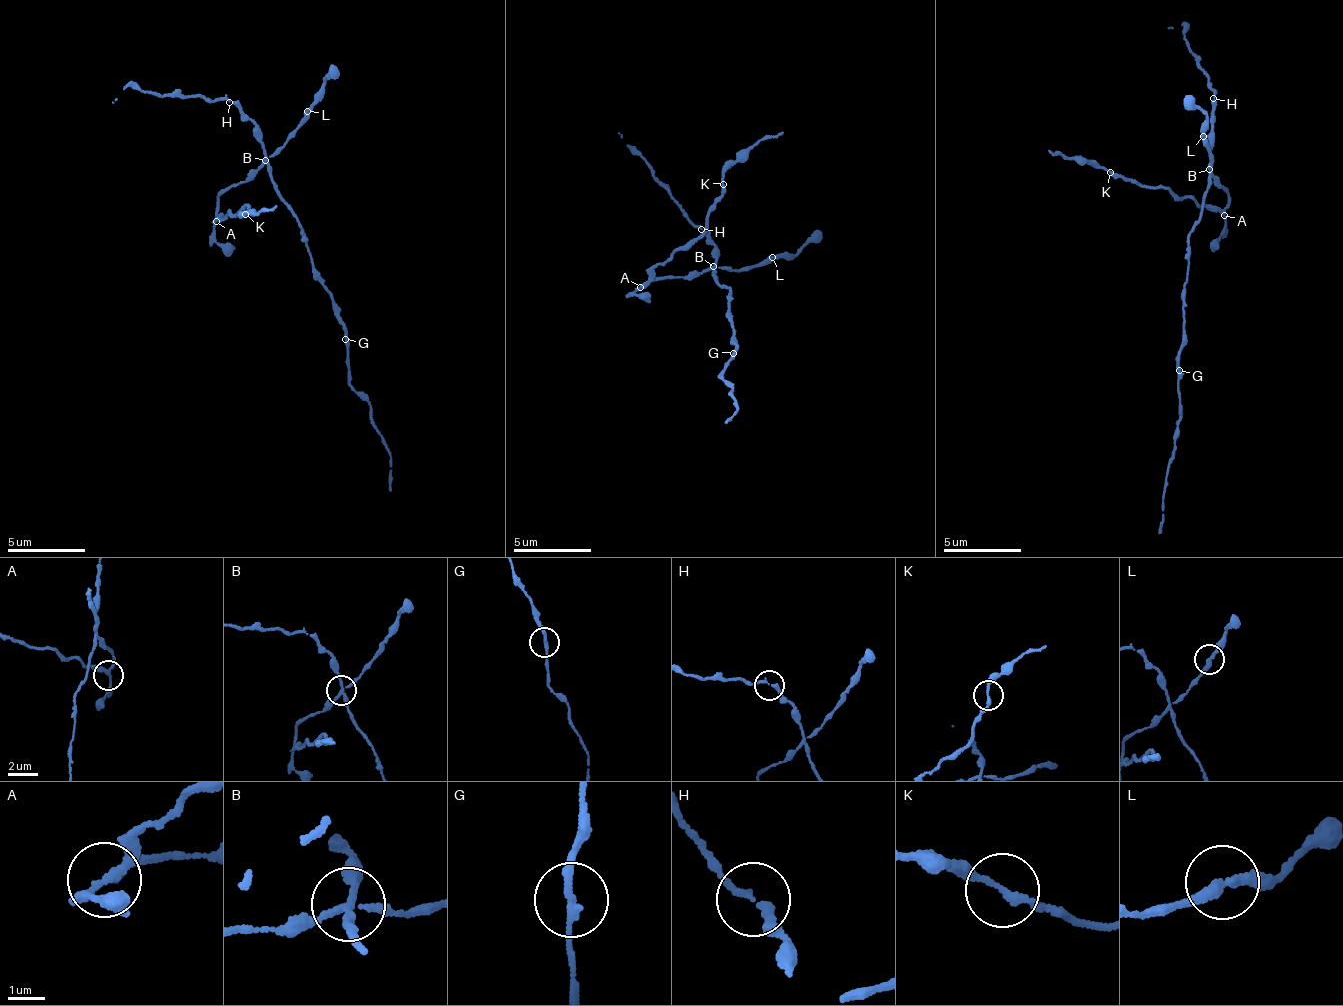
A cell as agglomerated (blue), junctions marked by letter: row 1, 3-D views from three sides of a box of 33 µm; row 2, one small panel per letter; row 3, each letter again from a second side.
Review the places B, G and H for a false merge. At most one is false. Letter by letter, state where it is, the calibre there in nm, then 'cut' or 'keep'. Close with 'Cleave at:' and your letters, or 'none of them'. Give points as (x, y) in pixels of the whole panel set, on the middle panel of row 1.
B: (713, 266) | 190 nm | cut
G: (733, 353) | 200 nm | keep
H: (701, 229) | 200 nm | keep
Cleave at: B

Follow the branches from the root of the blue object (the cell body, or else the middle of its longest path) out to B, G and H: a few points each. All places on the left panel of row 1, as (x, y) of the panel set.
B: (281, 196), (272, 168), (264, 160)
G: (281, 196), (302, 229), (313, 276), (325, 286), (333, 302), (333, 316), (344, 328), (344, 338)
H: (281, 196), (264, 153), (261, 128), (237, 105), (229, 102)

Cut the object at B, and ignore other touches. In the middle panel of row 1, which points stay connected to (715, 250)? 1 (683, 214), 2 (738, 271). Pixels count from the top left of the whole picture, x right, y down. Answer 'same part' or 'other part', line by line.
1: same part
2: other part

